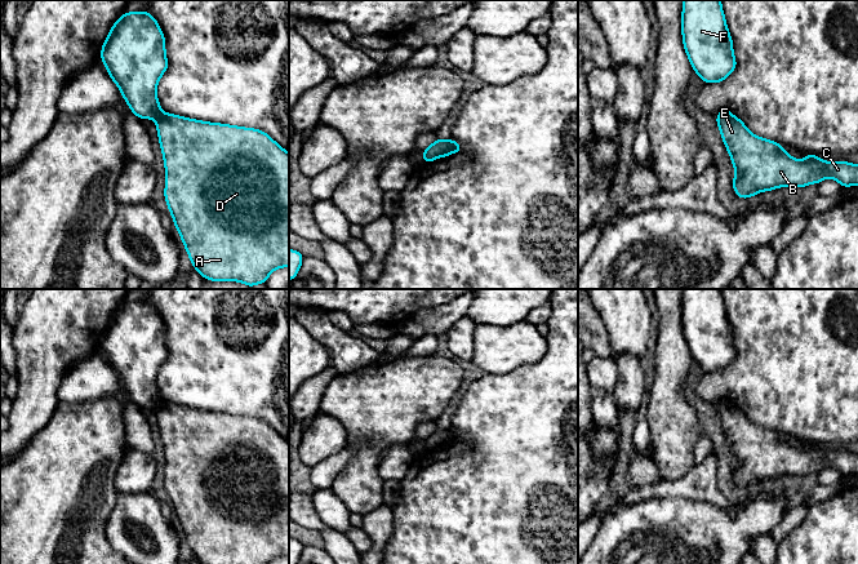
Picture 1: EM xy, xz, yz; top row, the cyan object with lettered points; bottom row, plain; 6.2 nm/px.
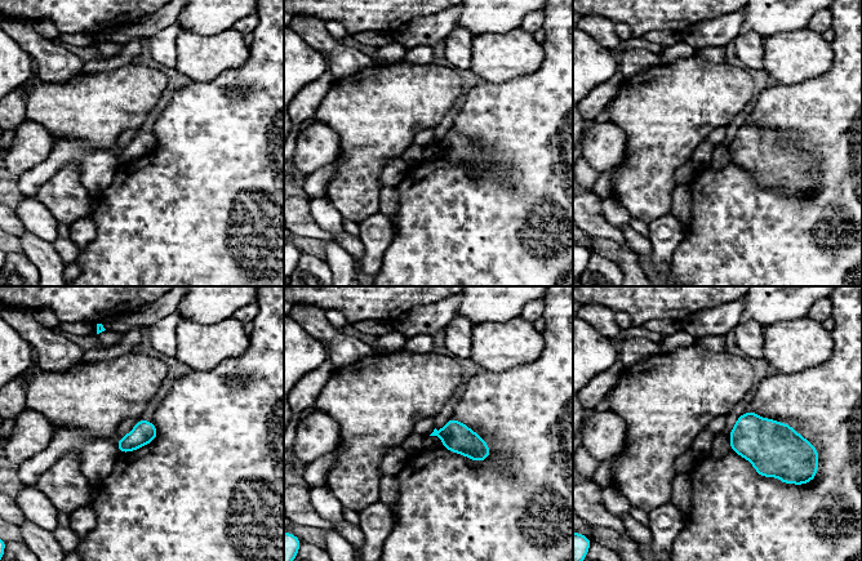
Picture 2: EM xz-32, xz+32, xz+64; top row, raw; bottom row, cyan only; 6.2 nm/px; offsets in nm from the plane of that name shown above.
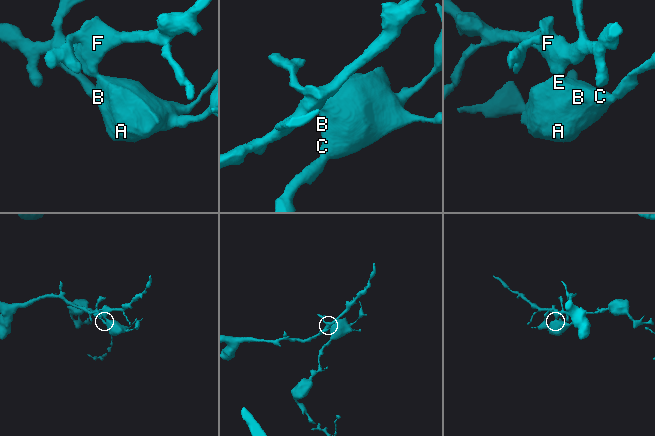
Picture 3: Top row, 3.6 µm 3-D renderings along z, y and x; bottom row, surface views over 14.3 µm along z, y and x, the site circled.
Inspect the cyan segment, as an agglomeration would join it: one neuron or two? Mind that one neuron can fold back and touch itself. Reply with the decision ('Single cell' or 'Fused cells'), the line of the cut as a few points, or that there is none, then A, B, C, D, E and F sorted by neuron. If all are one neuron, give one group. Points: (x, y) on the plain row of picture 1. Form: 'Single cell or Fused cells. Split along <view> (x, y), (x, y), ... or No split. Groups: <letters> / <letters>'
Fused cells. Split along xz (449, 430), (450, 442). Groups: A B C D E / F

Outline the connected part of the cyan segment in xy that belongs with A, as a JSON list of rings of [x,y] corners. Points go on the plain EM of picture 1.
[[[173,403],[157,407],[156,417],[166,461],[165,490],[194,558],[200,564],[271,564],[276,558],[289,556],[289,443],[267,422],[253,417],[200,410]]]

